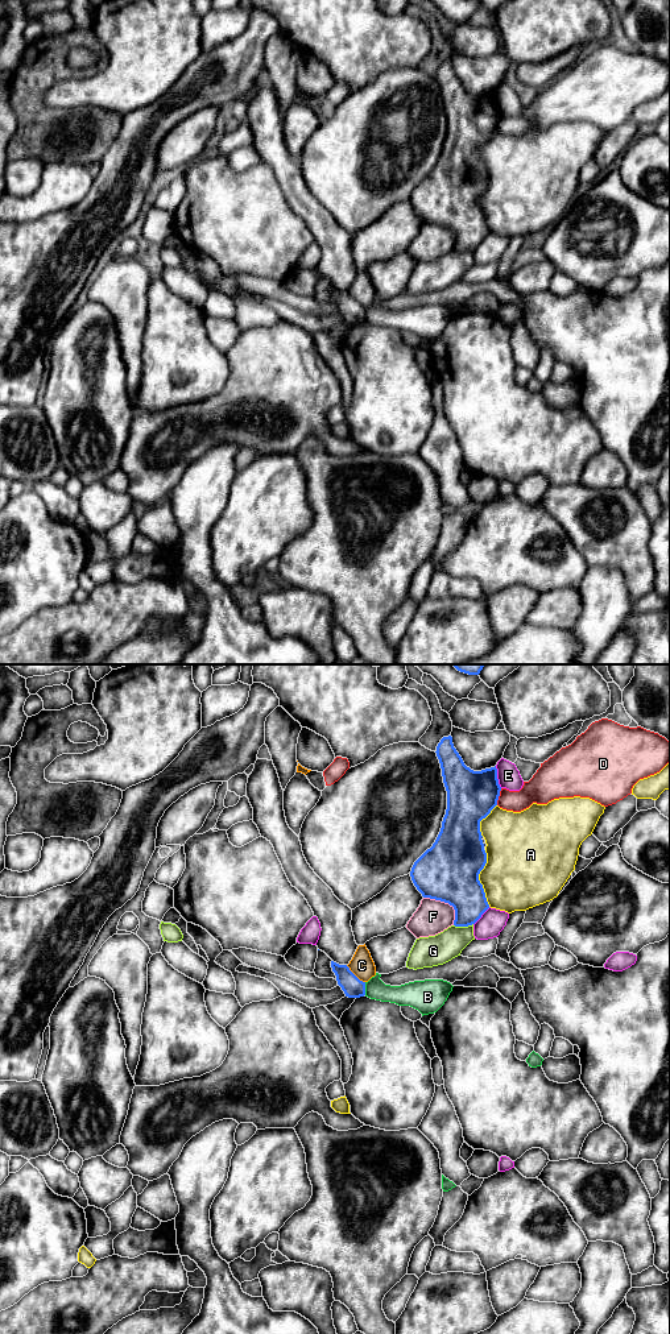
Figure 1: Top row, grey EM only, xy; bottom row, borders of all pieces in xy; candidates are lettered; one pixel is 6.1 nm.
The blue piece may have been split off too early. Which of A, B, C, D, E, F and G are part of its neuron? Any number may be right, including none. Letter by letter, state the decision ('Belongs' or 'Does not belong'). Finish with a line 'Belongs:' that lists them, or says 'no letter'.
A: Does not belong
B: Does not belong
C: Does not belong
D: Does not belong
E: Does not belong
F: Does not belong
G: Does not belong
Belongs: no letter

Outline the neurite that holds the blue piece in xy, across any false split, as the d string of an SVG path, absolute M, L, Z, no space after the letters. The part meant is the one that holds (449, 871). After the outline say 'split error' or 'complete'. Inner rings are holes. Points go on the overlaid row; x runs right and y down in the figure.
M451 736L441 740L435 753L447 791L447 809L435 842L414 862L410 877L423 898L441 900L454 907L455 927L468 927L489 908L479 881L479 874L487 863L480 821L497 805L501 787L496 766L481 771L467 767L454 747Z; complete

